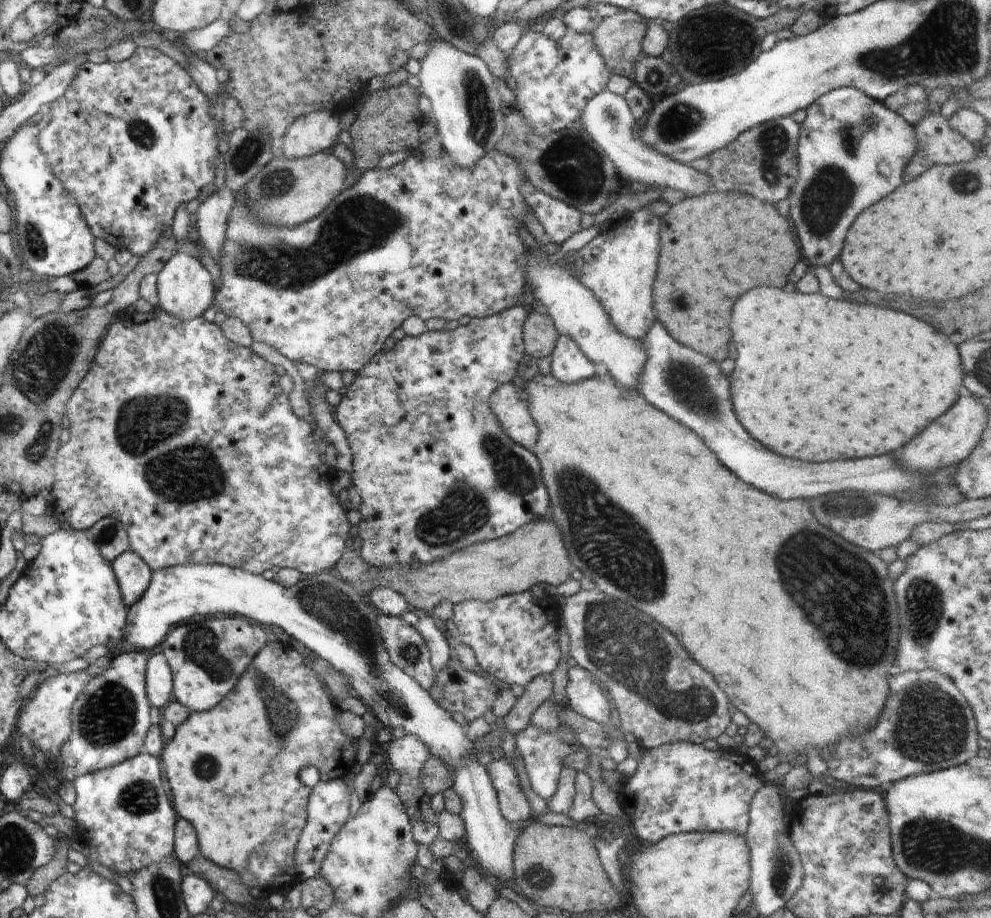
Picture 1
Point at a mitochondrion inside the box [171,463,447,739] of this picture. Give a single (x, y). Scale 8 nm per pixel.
(333, 610)

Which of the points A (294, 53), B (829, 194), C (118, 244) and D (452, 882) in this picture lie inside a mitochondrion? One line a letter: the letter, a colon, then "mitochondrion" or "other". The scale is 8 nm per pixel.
A: mitochondrion
B: mitochondrion
C: other
D: other

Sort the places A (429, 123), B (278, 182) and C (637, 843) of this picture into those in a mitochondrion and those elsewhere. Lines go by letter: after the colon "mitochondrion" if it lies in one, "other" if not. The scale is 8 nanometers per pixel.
A: other
B: mitochondrion
C: other

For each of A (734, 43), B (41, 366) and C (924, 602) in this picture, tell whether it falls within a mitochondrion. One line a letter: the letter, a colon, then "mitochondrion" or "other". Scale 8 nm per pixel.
A: mitochondrion
B: mitochondrion
C: mitochondrion

